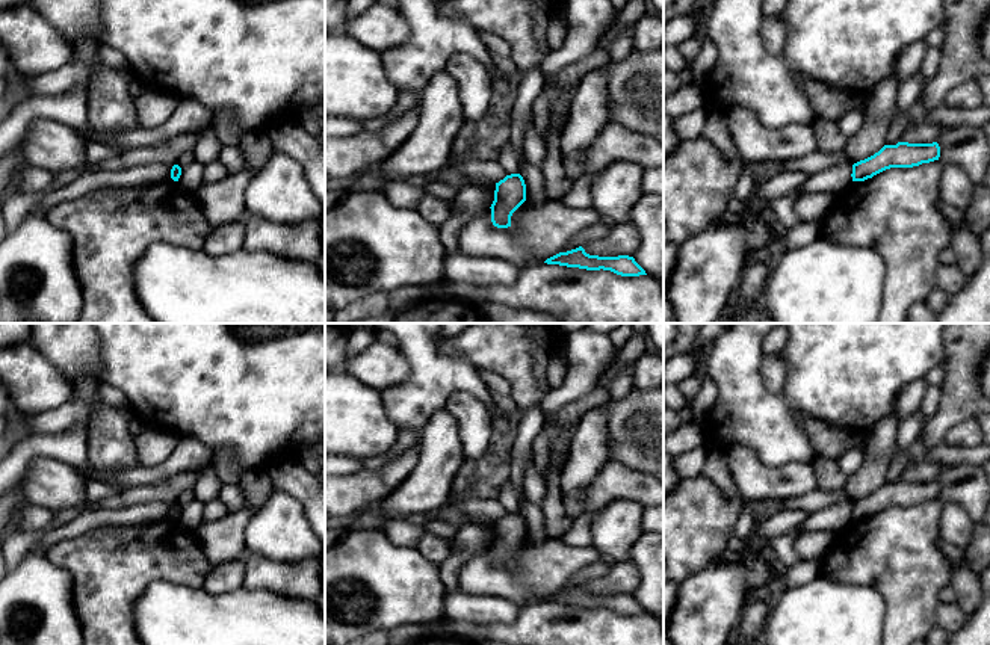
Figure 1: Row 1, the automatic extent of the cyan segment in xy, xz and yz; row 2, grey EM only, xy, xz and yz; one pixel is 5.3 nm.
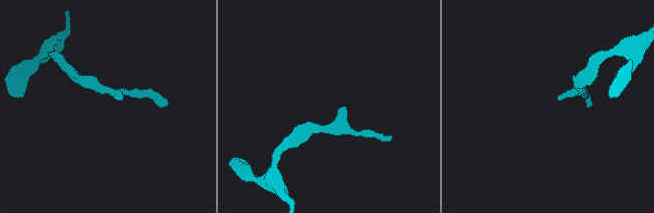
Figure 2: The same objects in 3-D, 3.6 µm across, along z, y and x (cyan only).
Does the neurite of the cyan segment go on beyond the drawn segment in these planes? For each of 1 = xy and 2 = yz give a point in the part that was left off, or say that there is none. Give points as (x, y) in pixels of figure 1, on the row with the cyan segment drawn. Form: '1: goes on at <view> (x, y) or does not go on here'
1: does not go on here
2: does not go on here

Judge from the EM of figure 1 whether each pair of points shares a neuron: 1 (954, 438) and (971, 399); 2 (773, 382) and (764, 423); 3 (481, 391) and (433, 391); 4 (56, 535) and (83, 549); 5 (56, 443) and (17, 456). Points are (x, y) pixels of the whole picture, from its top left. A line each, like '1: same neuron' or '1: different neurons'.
1: different neurons
2: different neurons
3: same neuron
4: different neurons
5: same neuron

